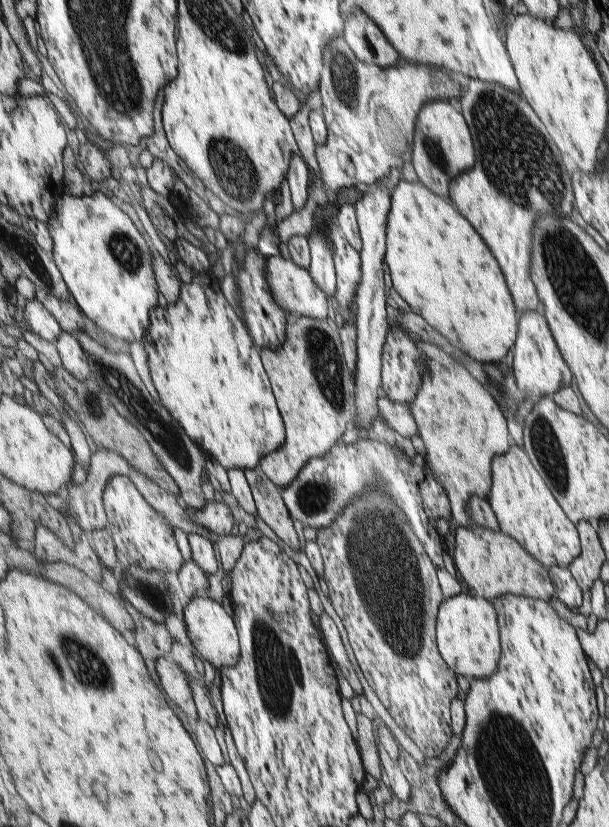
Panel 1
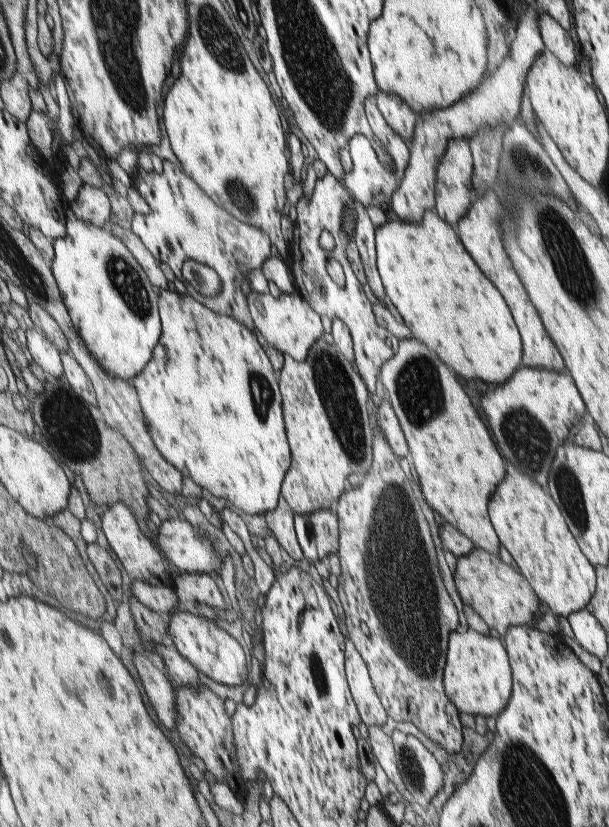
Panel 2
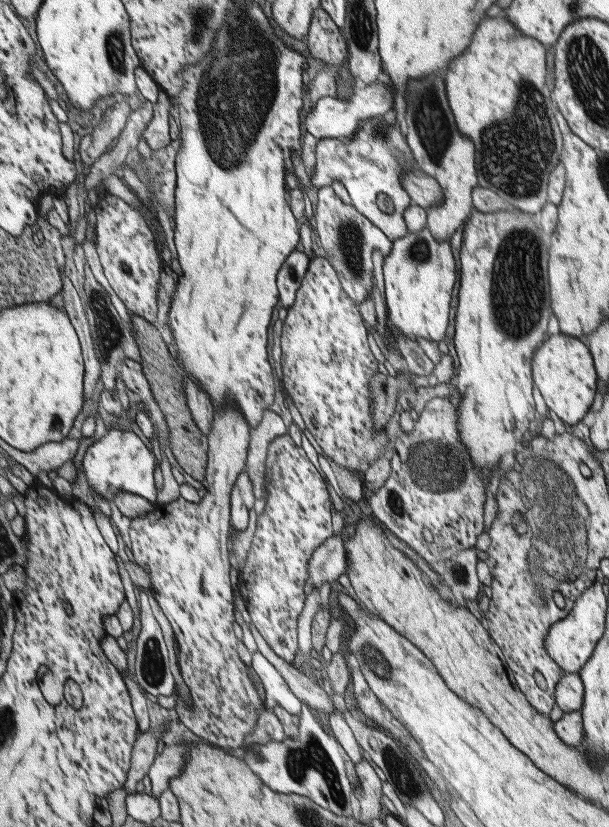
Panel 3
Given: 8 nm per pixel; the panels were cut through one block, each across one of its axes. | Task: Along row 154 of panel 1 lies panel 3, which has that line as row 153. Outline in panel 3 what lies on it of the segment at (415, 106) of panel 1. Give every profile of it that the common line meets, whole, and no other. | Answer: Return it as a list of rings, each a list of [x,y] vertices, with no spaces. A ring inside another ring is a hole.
[[[373,116],[359,122],[354,137],[348,144],[344,144],[337,138],[322,138],[318,144],[318,164],[313,176],[314,185],[320,189],[334,184],[334,180],[340,180],[346,185],[352,200],[352,205],[362,216],[368,218],[372,224],[380,228],[391,241],[398,240],[409,233],[407,225],[404,222],[404,211],[412,204],[409,194],[401,186],[401,178],[405,170],[413,162],[411,150],[404,136],[400,132],[398,125],[384,116]],[[378,194],[386,194],[394,203],[394,211],[390,214],[380,211],[378,206]]]

